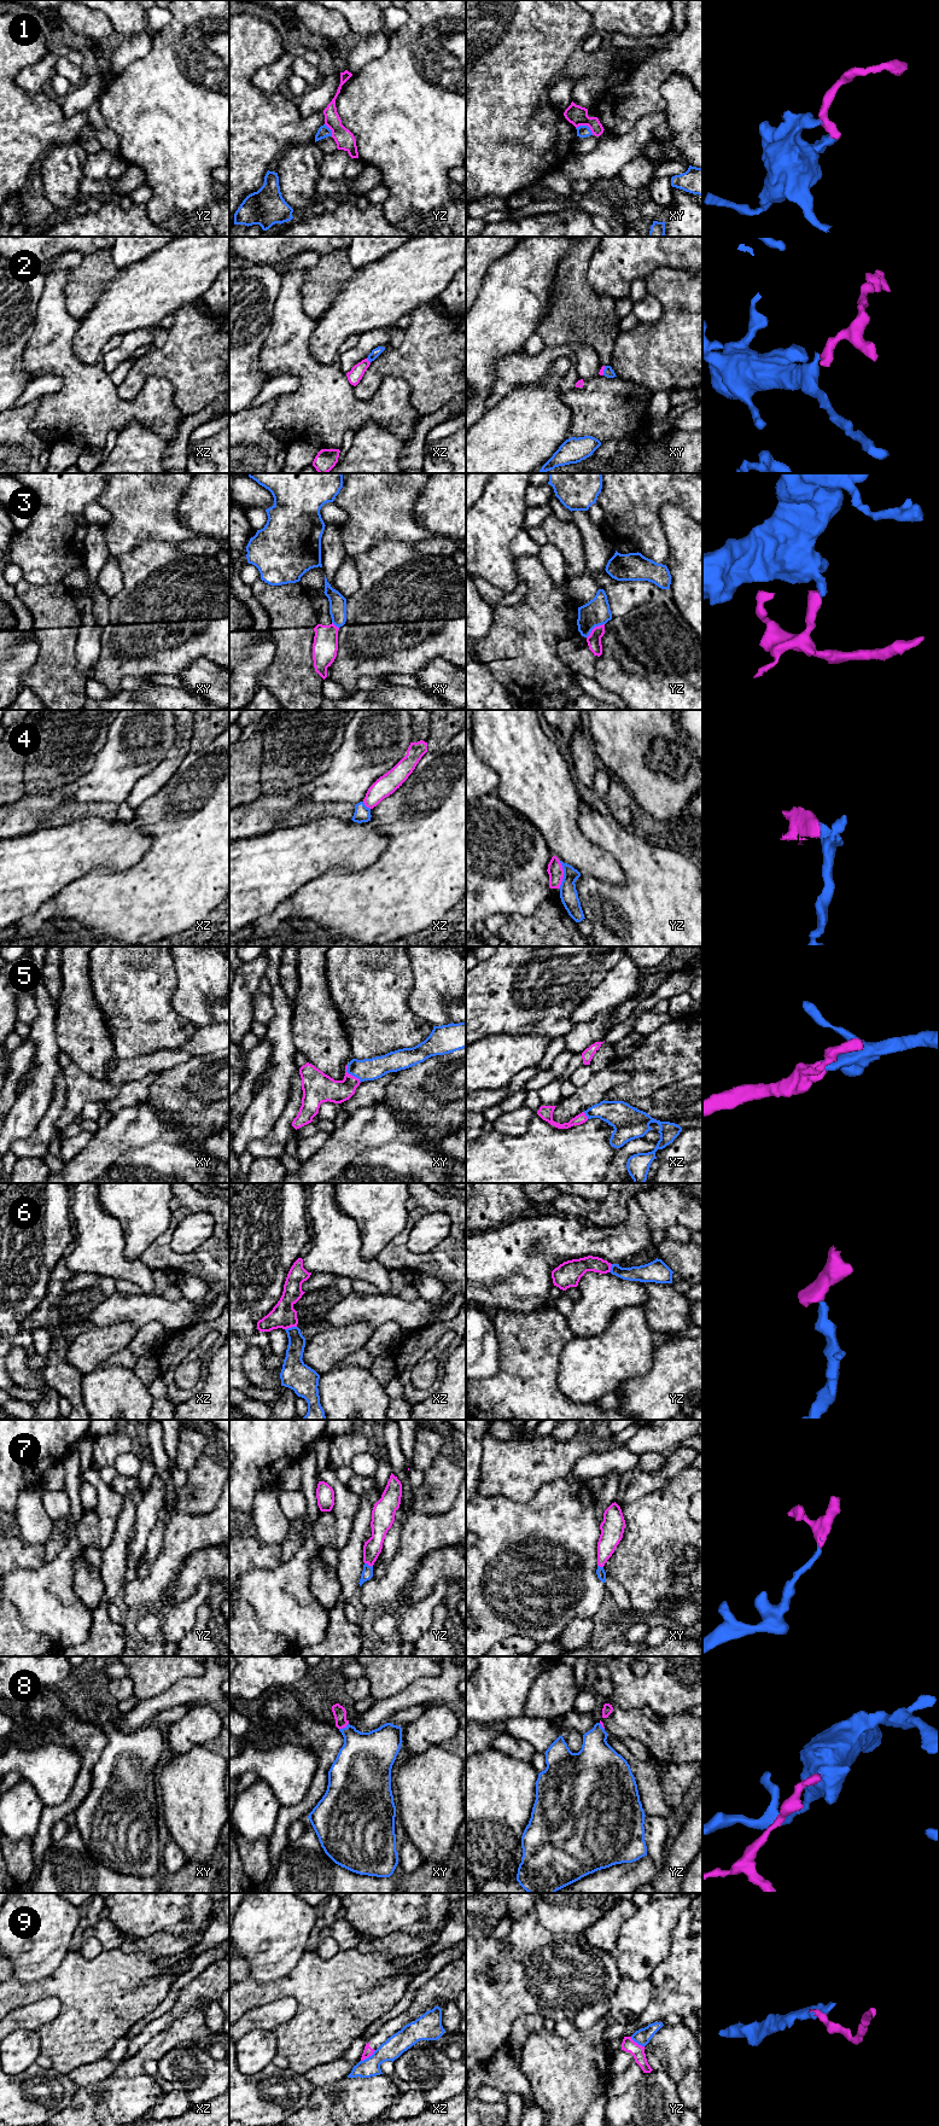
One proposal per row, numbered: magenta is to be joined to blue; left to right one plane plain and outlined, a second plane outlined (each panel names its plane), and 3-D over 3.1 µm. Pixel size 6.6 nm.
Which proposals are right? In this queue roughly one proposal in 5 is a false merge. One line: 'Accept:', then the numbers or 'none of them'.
Accept: 2, 5, 6, 7, 8

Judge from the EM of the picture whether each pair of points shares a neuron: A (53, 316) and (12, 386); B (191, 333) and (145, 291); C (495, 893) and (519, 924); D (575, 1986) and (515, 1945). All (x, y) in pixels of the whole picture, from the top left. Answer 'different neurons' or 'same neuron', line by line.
A: different neurons
B: different neurons
C: different neurons
D: same neuron

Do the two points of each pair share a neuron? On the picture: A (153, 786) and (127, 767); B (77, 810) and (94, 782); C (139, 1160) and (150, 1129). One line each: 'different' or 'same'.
A: same
B: different
C: different

